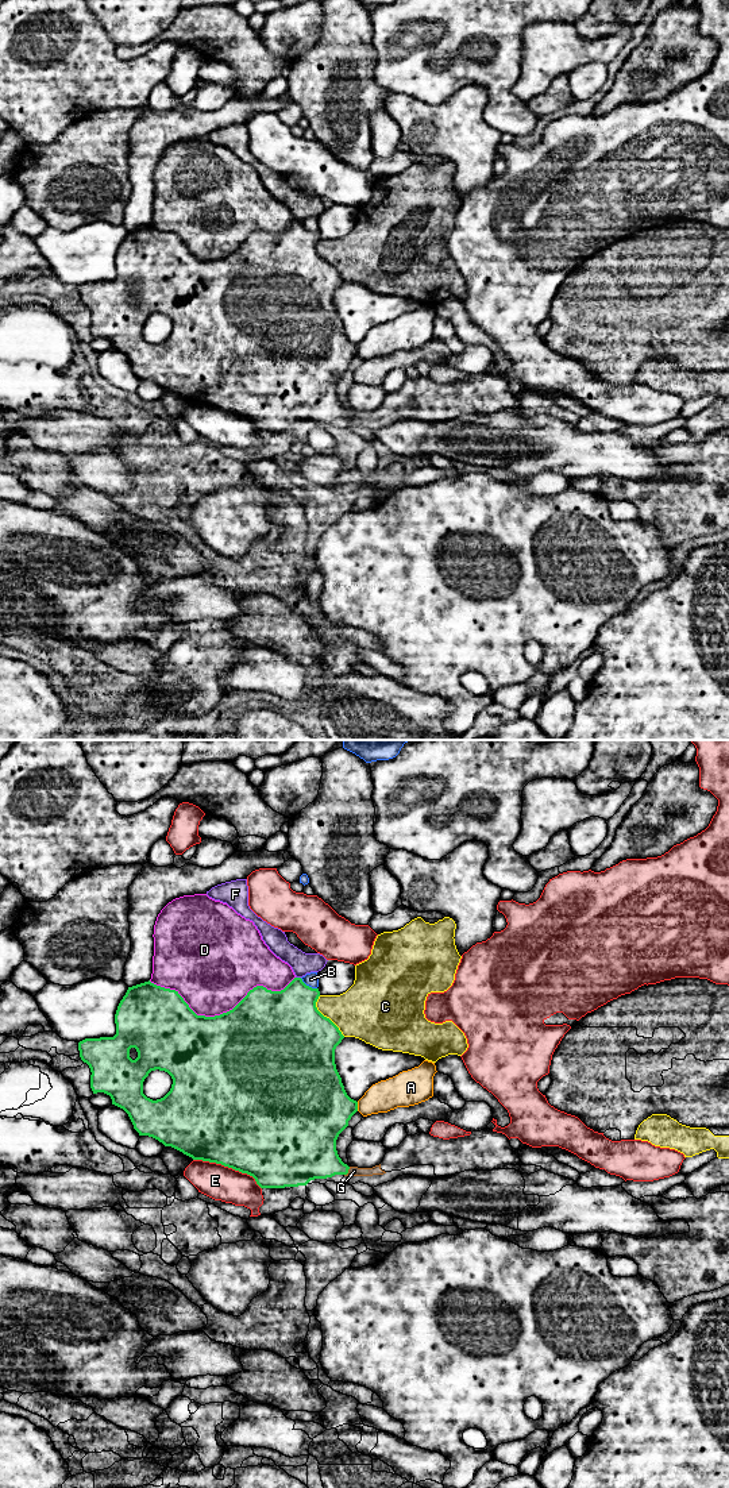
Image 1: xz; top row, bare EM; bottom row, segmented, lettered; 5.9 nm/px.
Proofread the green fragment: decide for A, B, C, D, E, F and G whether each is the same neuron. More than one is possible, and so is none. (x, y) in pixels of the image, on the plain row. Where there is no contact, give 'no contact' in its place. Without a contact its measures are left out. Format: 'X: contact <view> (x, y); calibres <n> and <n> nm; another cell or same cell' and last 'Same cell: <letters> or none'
A: contact xz (357, 350); calibres 420 and 190 nm; another cell
B: contact xz (308, 230); calibres 380 and 80 nm; another cell
C: contact xz (326, 261); calibres 500 and 340 nm; another cell
D: contact xz (220, 258); calibres 500 and 460 nm; another cell
E: contact xz (228, 411); calibres 500 and 200 nm; another cell
F: contact xz (299, 222); calibres 360 and 140 nm; another cell
G: contact xz (347, 415); calibres 320 and 60 nm; same cell
Same cell: G

